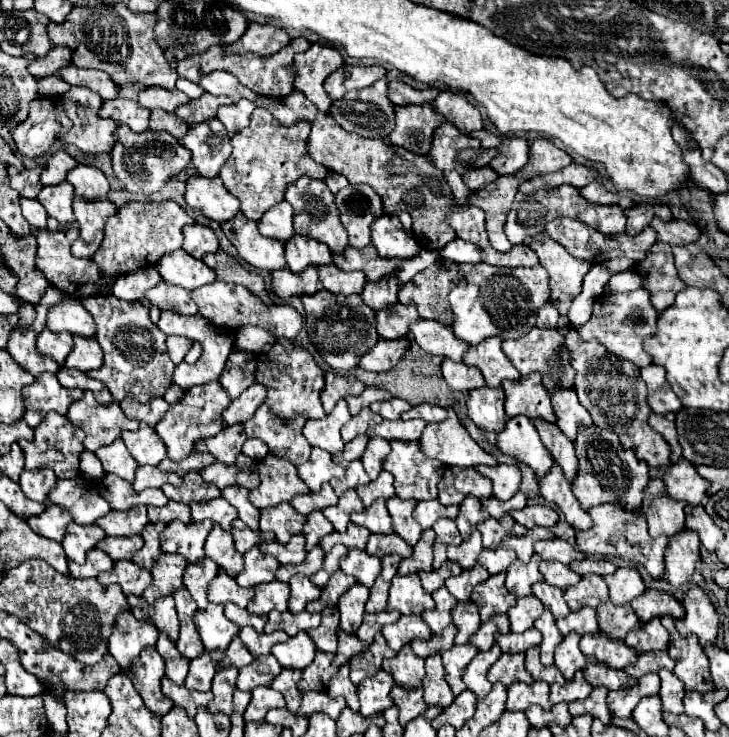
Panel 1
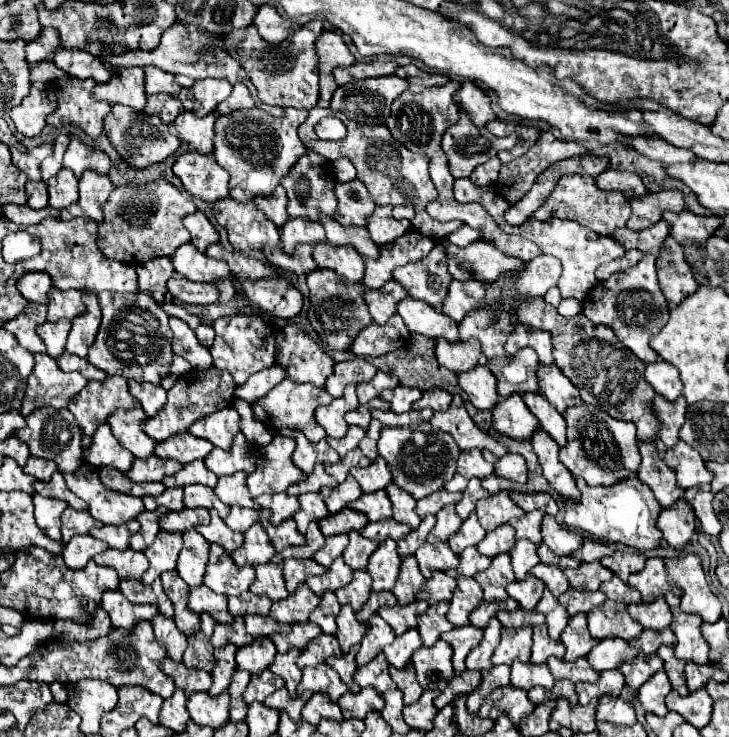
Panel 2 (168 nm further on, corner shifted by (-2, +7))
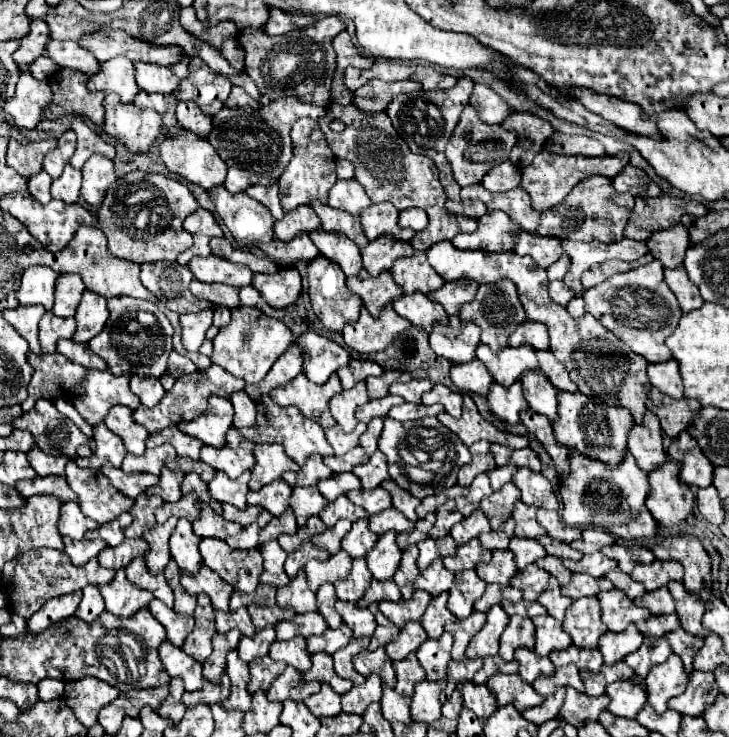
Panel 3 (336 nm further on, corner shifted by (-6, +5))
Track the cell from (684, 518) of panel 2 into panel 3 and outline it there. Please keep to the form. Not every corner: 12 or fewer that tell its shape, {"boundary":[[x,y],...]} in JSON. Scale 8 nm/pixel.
{"boundary":[[671,458],[649,474],[647,508],[661,524],[693,510],[693,492],[679,482]]}

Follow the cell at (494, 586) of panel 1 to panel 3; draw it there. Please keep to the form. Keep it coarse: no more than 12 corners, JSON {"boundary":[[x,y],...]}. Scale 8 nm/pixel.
{"boundary":[[495,550],[477,568],[489,584],[507,586],[517,574],[511,550]]}

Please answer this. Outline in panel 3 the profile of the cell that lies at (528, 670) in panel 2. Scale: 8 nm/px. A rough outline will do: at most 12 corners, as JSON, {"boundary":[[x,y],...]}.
{"boundary":[[519,648],[519,676],[529,684],[541,674],[555,672],[547,656]]}

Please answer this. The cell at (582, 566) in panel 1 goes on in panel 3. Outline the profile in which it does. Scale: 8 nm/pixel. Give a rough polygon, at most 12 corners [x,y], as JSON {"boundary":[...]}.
{"boundary":[[587,528],[571,546],[589,554],[615,542],[603,530]]}

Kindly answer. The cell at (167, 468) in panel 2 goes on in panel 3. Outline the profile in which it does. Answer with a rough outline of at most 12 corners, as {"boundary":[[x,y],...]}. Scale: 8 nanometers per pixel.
{"boundary":[[171,444],[127,454],[125,472],[151,472],[159,476],[165,458],[177,456]]}

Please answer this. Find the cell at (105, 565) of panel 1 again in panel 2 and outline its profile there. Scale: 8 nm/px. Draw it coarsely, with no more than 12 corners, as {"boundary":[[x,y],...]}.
{"boundary":[[89,534],[73,536],[65,544],[63,560],[73,570],[109,550]]}

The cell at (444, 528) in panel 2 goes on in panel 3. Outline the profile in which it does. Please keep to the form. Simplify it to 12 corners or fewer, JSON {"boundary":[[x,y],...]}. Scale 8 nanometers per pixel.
{"boundary":[[447,500],[437,510],[431,538],[447,536],[451,526],[461,522],[455,500]]}

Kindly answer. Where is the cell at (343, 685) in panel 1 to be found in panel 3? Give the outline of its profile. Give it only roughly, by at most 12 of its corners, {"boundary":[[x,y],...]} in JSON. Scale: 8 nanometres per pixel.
{"boundary":[[353,638],[333,654],[335,672],[363,684],[353,658],[369,646],[369,638]]}

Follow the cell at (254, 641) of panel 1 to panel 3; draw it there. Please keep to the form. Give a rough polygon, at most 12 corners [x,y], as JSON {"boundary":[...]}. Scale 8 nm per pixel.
{"boundary":[[251,604],[255,630],[291,618],[295,612],[279,606]]}

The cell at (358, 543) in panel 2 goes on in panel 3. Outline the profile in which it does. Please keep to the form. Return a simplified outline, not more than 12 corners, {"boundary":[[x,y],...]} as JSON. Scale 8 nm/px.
{"boundary":[[369,518],[353,522],[341,548],[351,558],[363,558],[375,546],[377,534]]}

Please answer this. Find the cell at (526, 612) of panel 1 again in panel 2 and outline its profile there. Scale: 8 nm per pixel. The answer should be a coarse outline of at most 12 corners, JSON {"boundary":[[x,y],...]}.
{"boundary":[[535,576],[507,586],[525,612],[535,610],[545,584]]}

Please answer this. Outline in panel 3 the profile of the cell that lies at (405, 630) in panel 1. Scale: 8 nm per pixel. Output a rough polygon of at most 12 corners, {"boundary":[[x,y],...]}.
{"boundary":[[415,590],[409,600],[383,600],[379,610],[397,628],[419,620],[431,596]]}

